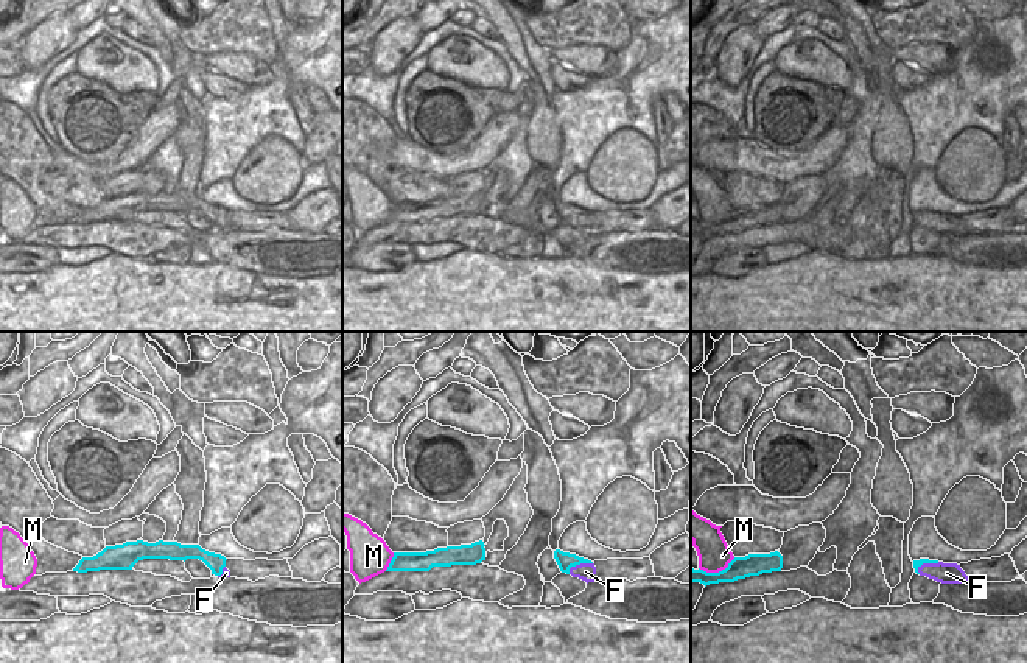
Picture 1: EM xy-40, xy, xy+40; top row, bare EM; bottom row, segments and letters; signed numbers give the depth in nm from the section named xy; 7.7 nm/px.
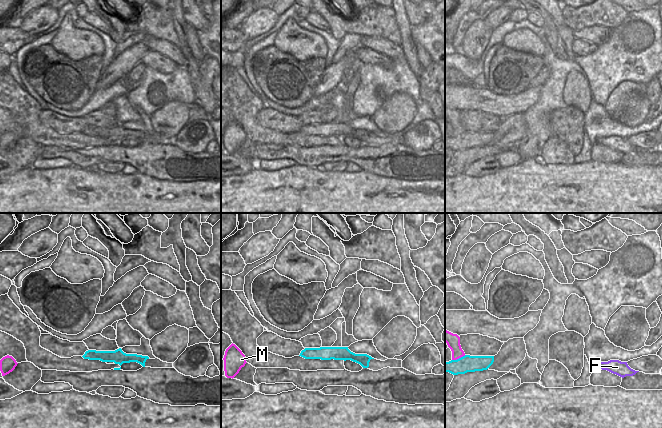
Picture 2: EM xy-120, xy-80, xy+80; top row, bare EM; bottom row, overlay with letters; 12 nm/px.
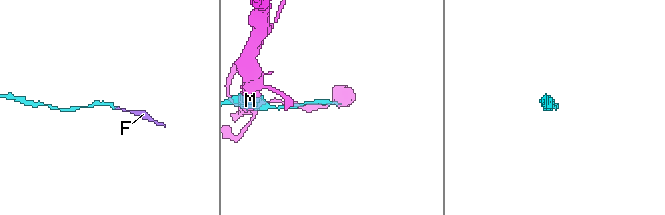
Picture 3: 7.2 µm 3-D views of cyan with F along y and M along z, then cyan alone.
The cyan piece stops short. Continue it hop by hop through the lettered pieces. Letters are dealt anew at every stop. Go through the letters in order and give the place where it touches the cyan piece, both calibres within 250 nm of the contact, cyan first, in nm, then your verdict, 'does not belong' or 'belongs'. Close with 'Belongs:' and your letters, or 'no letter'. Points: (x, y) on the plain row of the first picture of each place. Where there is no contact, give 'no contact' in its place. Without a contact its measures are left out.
F: contact xy (578, 215); calibres 140 and 140 nm; does not belong
M: contact xy+40 (716, 224); calibres 170 and 240 nm; does not belong
Belongs: no letter

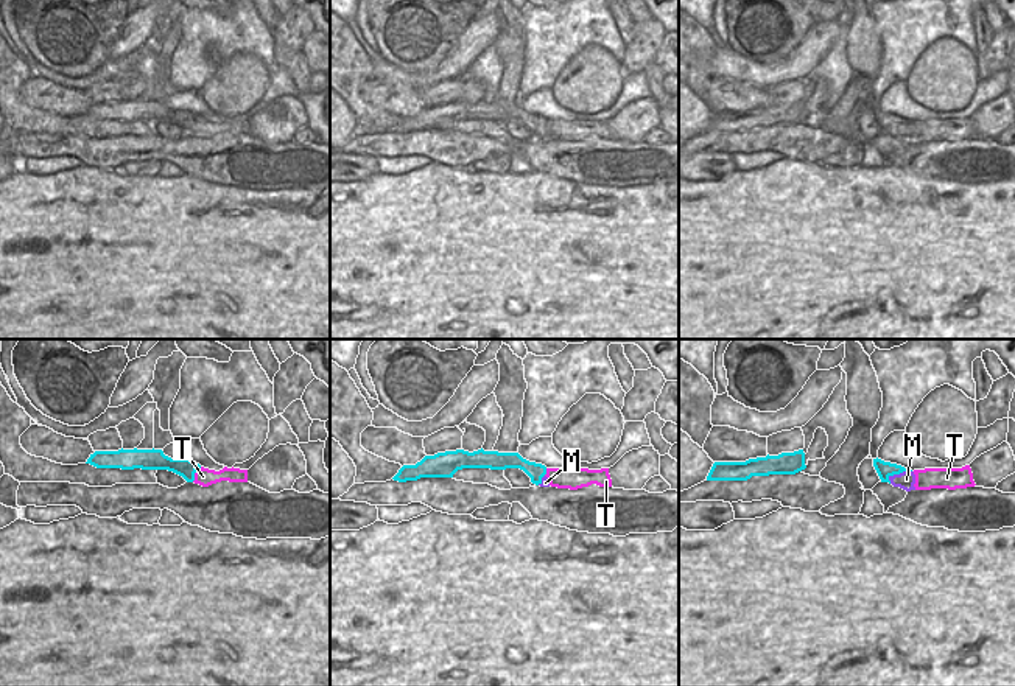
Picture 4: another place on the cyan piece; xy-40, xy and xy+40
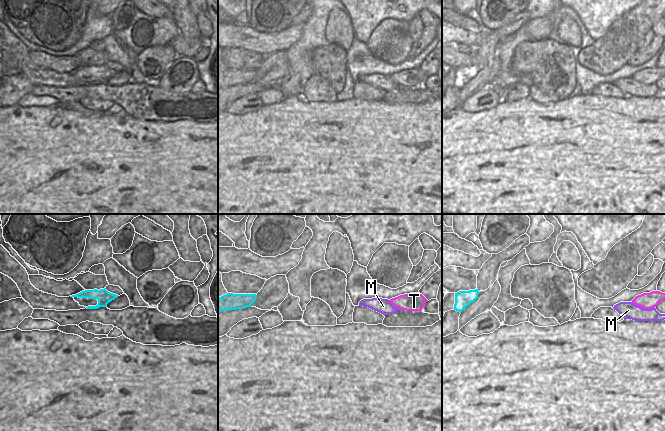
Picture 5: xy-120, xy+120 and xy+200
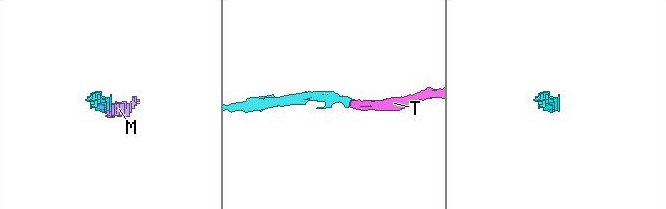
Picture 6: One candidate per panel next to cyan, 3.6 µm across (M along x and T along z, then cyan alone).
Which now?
M: contact xy+40 (899, 125); calibres 120 and 140 nm; does not belong
T: contact xy-40 (195, 123); calibres 140 and 140 nm; belongs
Belongs: T

